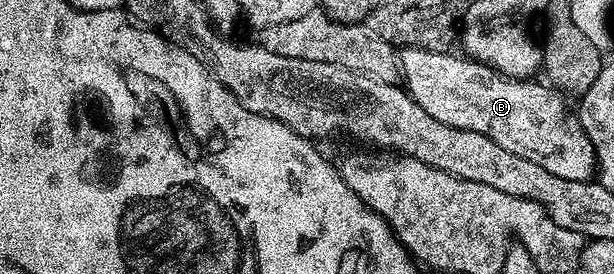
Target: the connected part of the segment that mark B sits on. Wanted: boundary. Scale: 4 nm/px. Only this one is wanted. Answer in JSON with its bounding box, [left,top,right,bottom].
[399,47,597,181]

